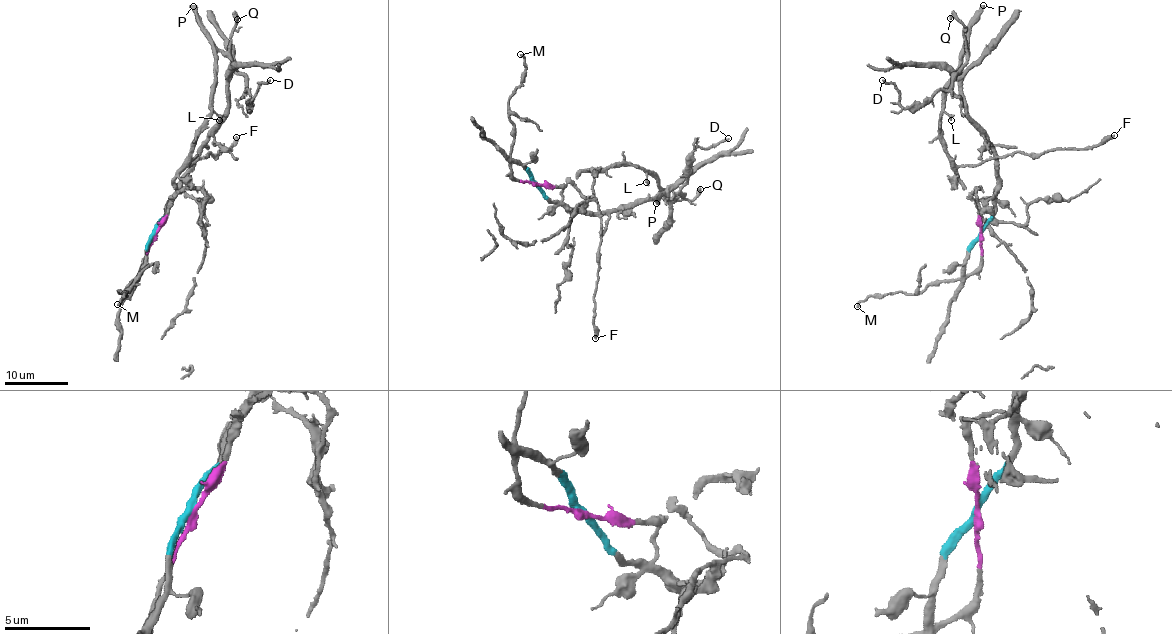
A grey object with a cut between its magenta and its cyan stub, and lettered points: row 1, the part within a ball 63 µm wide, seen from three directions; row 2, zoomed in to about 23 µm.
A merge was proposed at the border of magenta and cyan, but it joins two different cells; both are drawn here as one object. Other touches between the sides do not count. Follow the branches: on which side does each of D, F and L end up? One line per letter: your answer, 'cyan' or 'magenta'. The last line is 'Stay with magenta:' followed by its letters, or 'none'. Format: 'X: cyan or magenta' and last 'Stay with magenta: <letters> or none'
D: magenta
F: magenta
L: magenta
Stay with magenta: D, F, L

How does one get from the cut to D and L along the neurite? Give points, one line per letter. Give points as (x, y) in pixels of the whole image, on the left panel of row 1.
D: (155, 234), (175, 192), (175, 177), (211, 112), (218, 51), (245, 78), (250, 107), (260, 83), (270, 80)
L: (155, 234), (175, 192), (175, 177), (196, 133), (212, 112), (220, 120)

